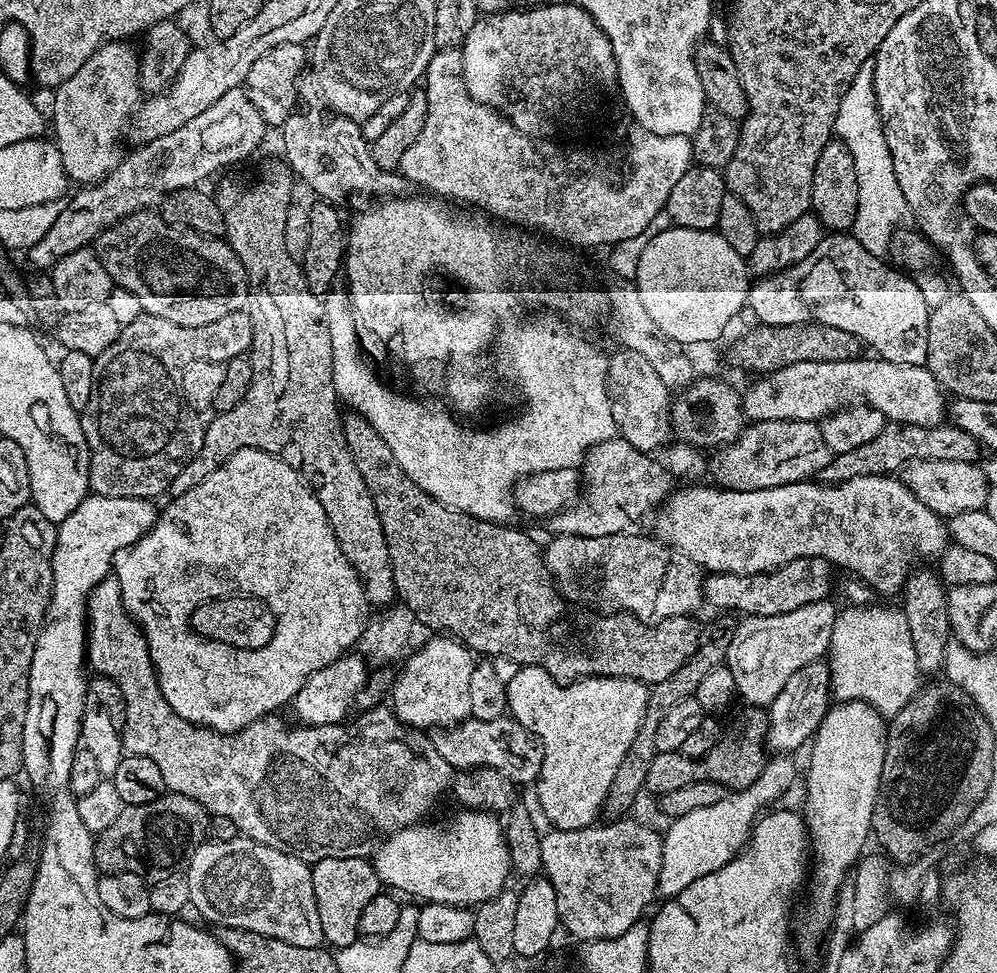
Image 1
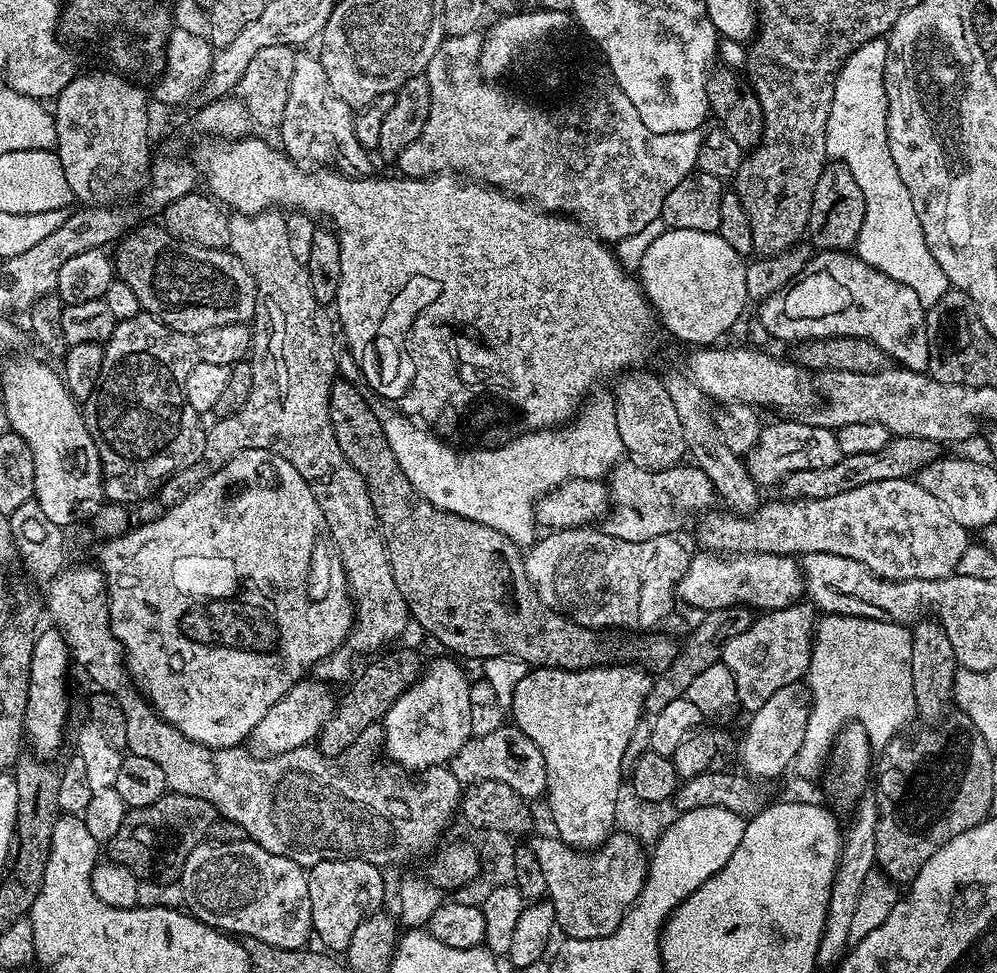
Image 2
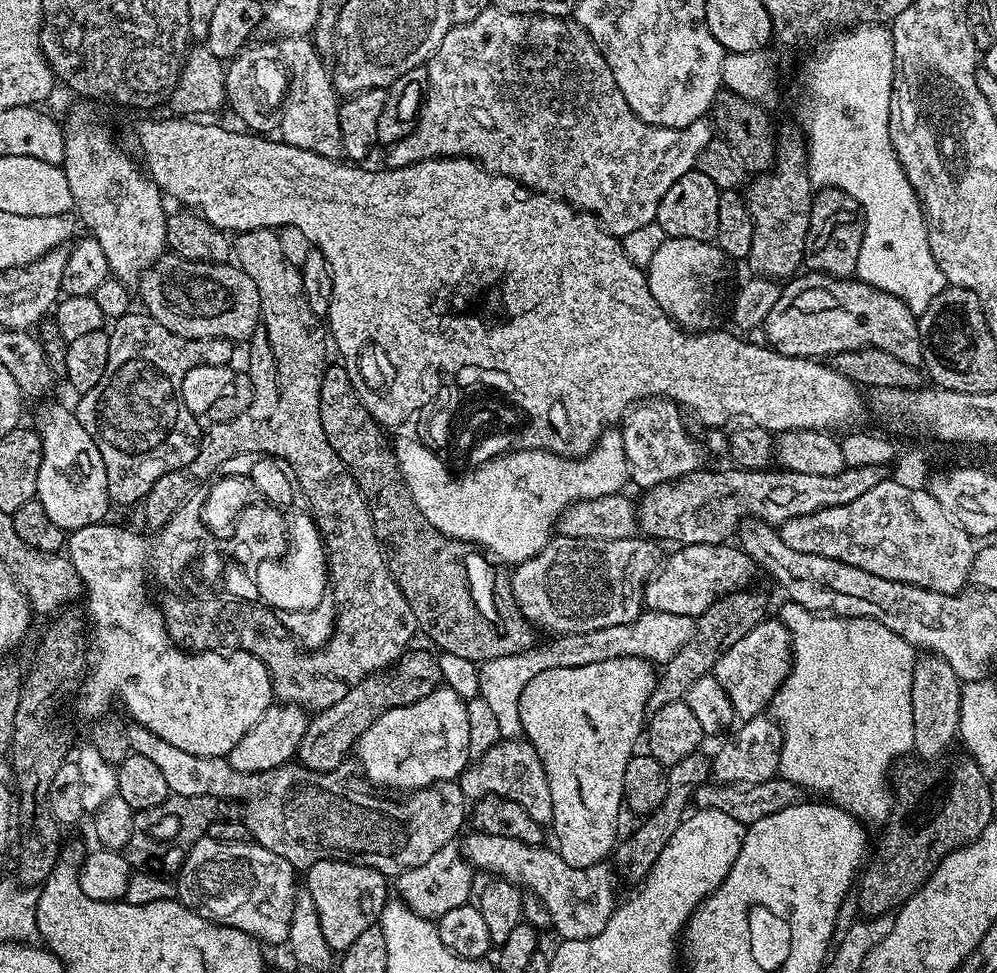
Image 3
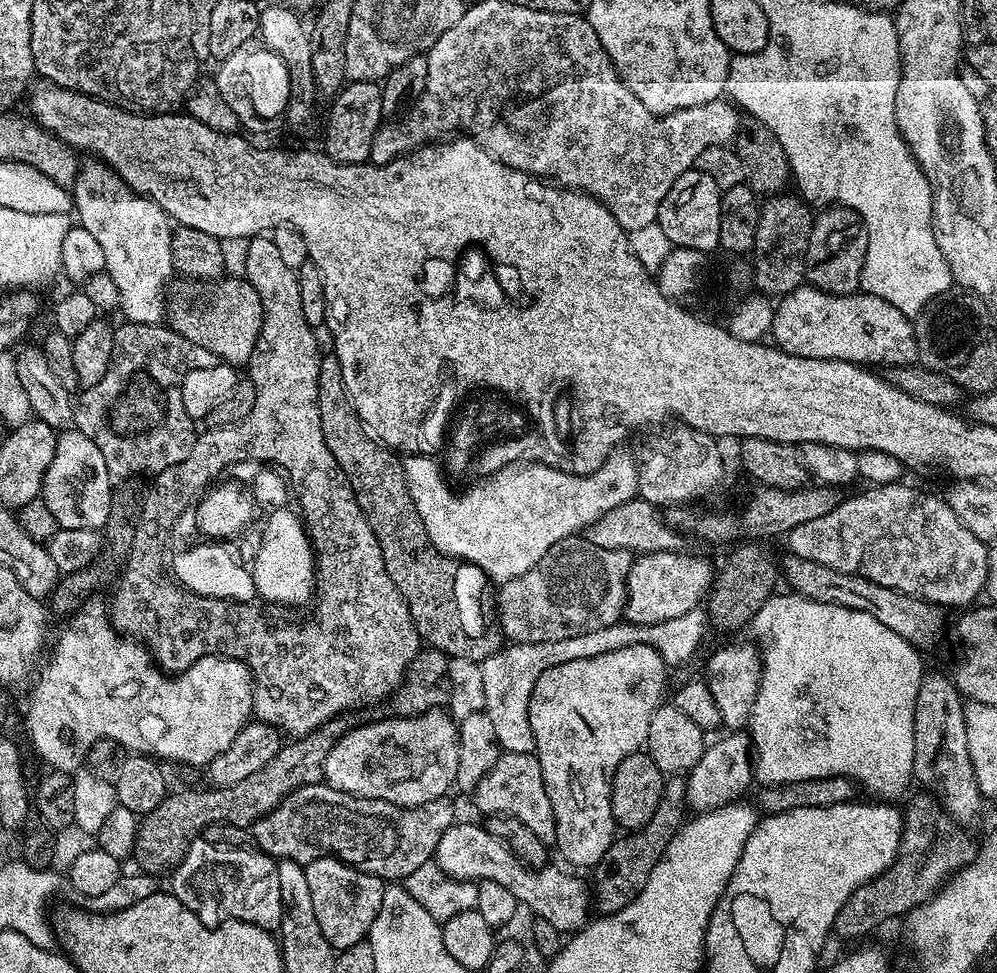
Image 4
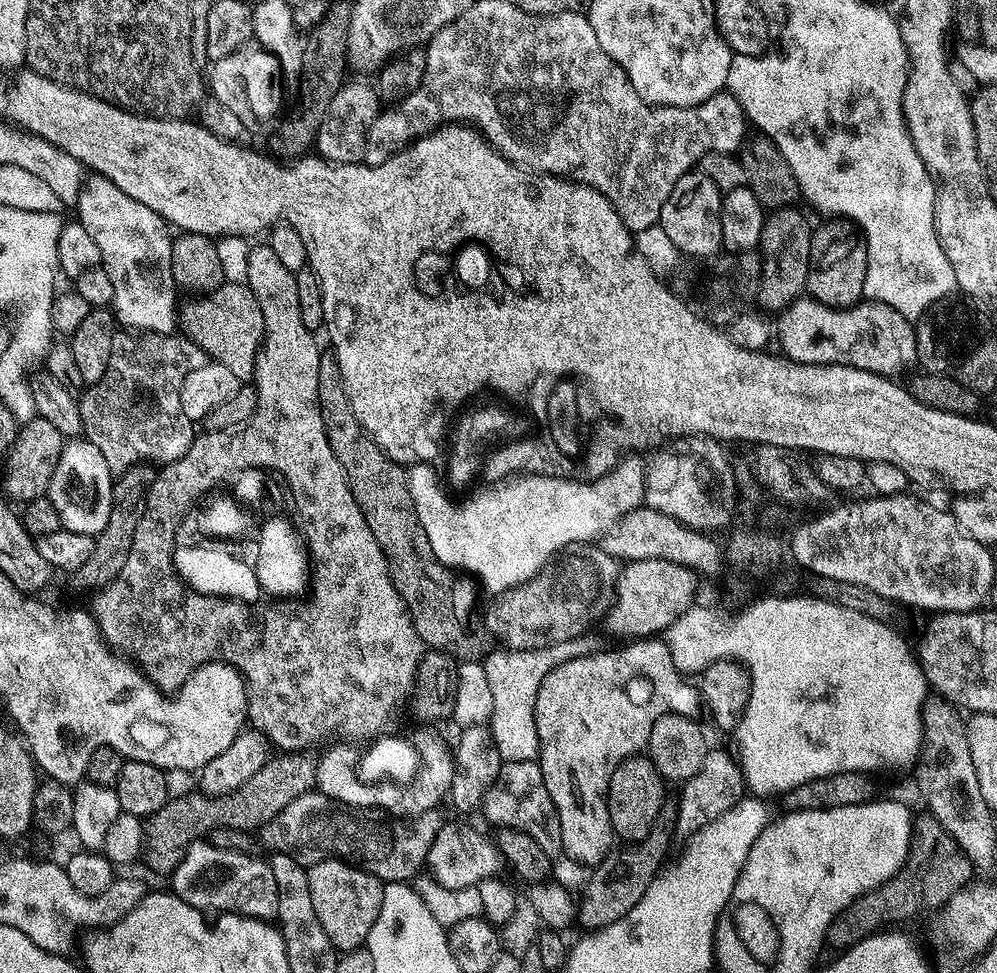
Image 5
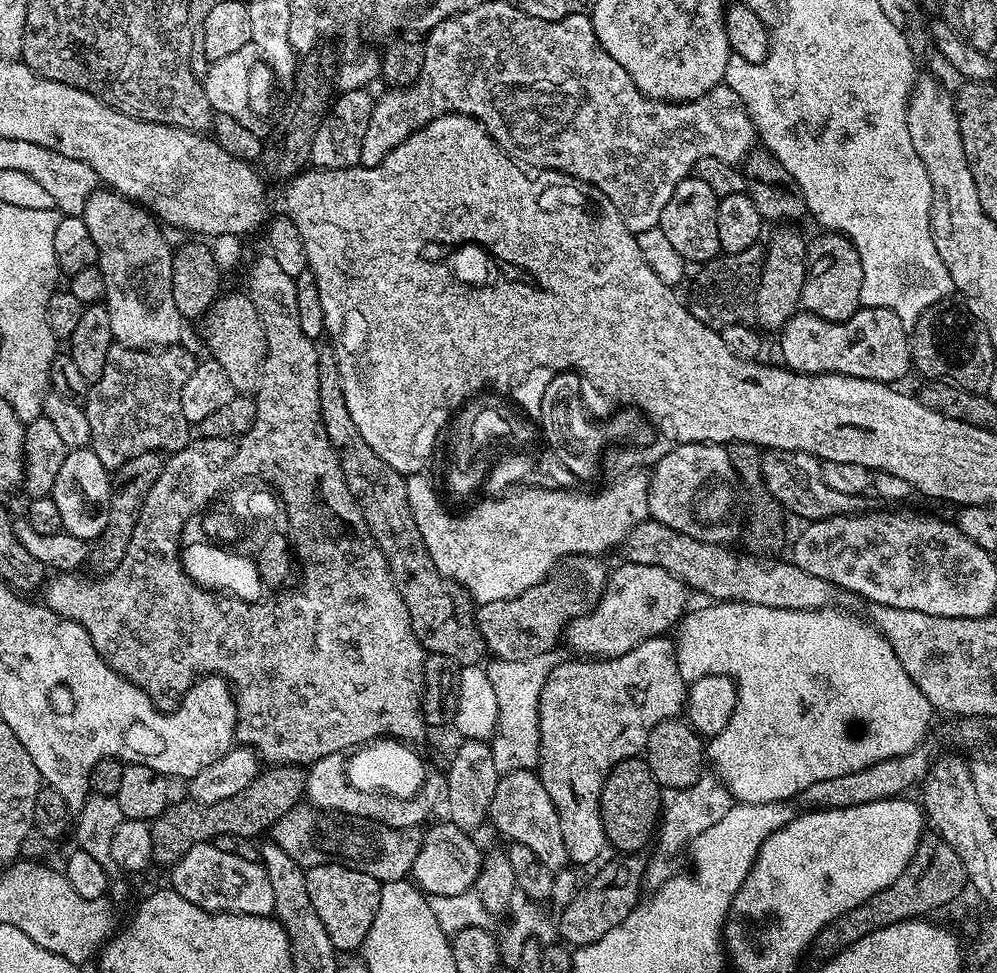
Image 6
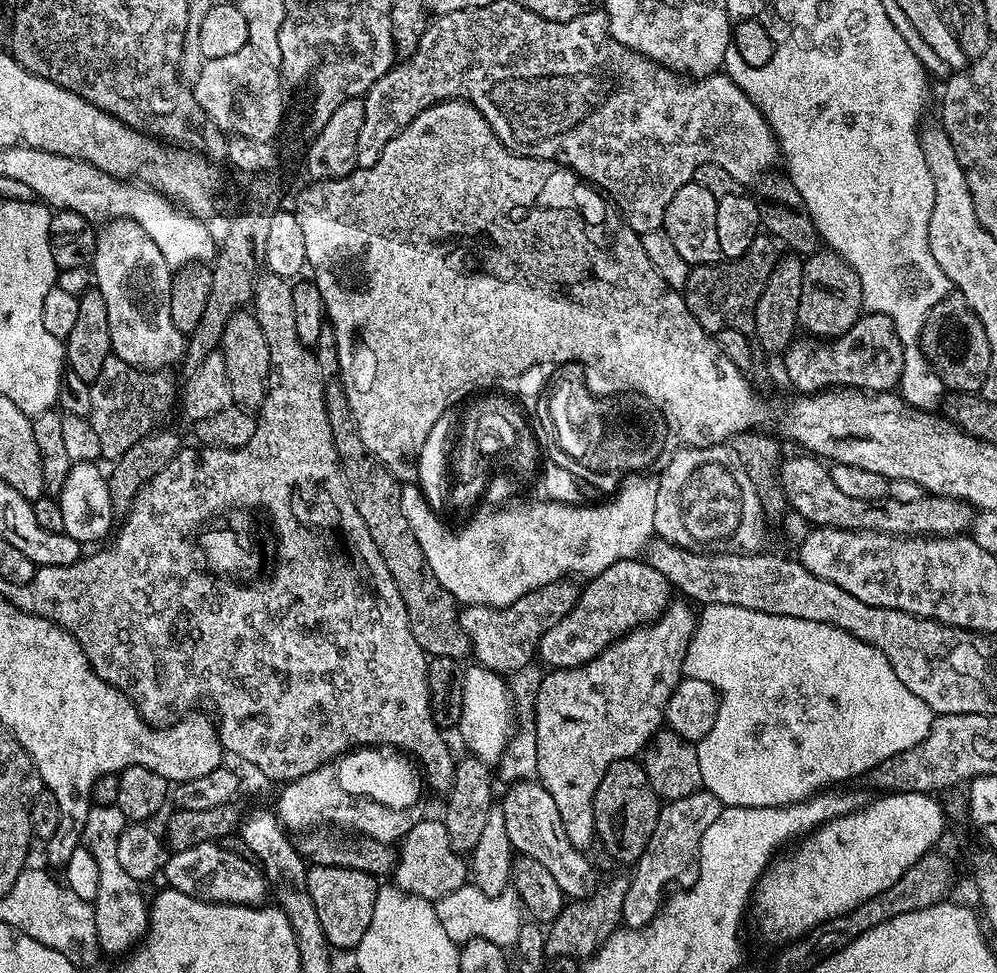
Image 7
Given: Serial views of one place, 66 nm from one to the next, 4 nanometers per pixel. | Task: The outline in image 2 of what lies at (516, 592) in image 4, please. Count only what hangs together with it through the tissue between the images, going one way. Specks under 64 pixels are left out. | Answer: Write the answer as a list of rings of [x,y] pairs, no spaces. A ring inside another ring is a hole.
[[[596,526],[557,528],[541,535],[527,549],[524,572],[547,608],[555,608],[583,628],[652,628],[671,610],[676,586],[688,569],[690,552],[676,540],[679,539],[675,535],[670,535],[646,542],[626,542]]]

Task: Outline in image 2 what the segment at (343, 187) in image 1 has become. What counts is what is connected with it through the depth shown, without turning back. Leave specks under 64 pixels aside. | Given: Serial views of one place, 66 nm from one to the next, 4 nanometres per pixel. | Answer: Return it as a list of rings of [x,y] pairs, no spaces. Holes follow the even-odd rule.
[[[301,51],[294,58],[294,74],[290,74],[290,90],[286,94],[286,110],[282,110],[282,122],[278,129],[279,147],[288,153],[288,157],[308,166],[323,166],[341,174],[351,174],[357,178],[367,176],[373,171],[369,149],[364,148],[356,137],[356,123],[352,105],[342,102],[330,90],[326,70],[322,70],[319,55]]]

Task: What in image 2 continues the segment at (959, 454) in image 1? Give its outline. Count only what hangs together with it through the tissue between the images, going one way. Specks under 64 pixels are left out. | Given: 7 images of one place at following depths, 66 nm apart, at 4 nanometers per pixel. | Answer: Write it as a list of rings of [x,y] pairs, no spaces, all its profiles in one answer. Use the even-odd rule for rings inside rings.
[[[892,436],[886,442],[886,446],[882,446],[882,450],[878,450],[874,454],[850,454],[841,456],[838,462],[834,462],[834,466],[798,470],[780,481],[778,491],[785,500],[834,498],[834,494],[846,494],[846,490],[858,490],[858,486],[870,486],[870,482],[907,480],[915,477],[919,469],[929,464],[931,460],[941,459],[941,456],[941,445],[935,440]]]

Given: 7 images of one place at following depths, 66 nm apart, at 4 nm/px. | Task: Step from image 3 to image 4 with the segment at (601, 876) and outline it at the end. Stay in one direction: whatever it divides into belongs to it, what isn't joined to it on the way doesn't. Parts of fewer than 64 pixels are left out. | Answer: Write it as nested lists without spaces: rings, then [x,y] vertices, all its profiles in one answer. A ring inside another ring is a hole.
[[[453,822],[442,834],[436,847],[434,863],[455,880],[493,880],[498,886],[506,886],[510,894],[521,905],[524,904],[532,911],[533,917],[541,916],[550,922],[561,934],[572,934],[584,928],[590,920],[588,915],[594,900],[590,895],[590,888],[583,884],[576,876],[571,876],[563,867],[529,868],[508,849],[494,834],[488,832],[487,827],[476,824],[460,824]]]

